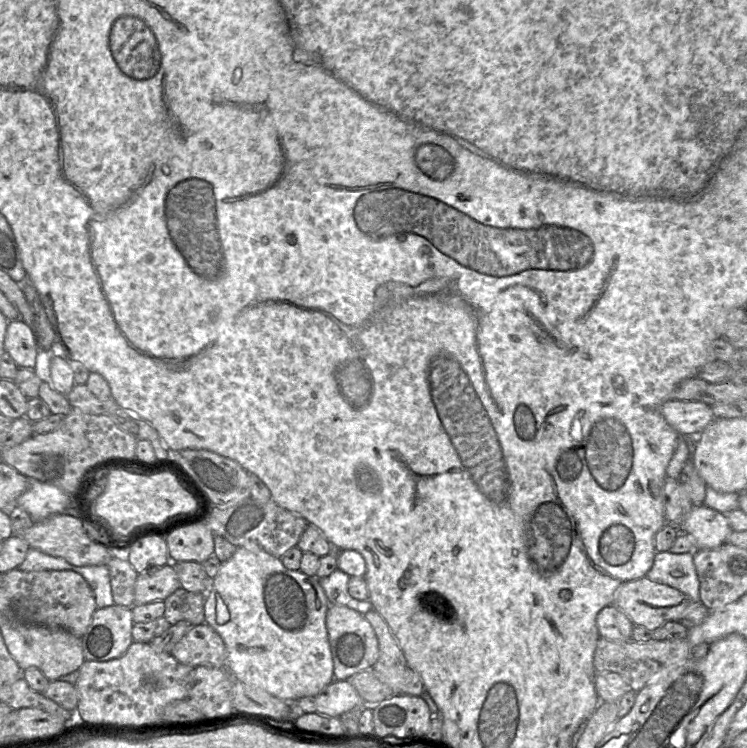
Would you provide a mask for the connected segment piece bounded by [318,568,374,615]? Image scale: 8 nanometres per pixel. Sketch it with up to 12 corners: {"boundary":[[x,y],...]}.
{"boundary":[[337,568],[319,580],[329,605],[340,604],[365,615],[370,600],[348,592],[350,575]]}

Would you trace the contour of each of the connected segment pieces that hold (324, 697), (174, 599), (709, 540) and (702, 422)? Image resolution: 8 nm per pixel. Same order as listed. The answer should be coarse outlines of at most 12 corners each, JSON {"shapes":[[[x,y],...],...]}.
{"shapes":[[[336,680],[314,697],[316,712],[340,717],[362,705],[348,680]],[[180,587],[163,602],[170,625],[204,623],[205,593]],[[692,507],[680,531],[696,550],[725,543],[731,528],[724,514]],[[669,399],[661,411],[680,436],[715,419],[700,401]]]}

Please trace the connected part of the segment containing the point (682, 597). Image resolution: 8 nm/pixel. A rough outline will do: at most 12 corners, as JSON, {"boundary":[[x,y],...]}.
{"boundary":[[642,577],[623,583],[612,604],[653,631],[680,621],[693,601]]}

